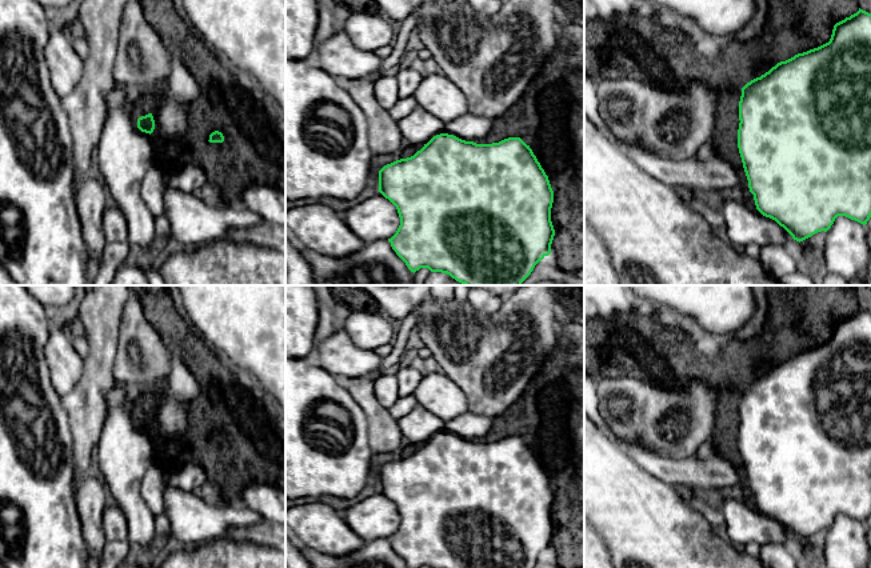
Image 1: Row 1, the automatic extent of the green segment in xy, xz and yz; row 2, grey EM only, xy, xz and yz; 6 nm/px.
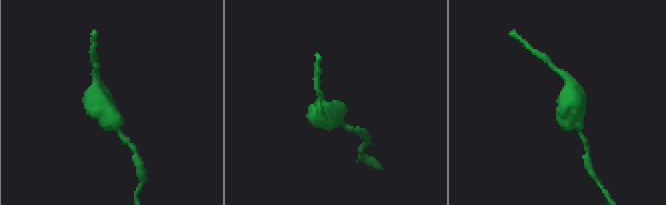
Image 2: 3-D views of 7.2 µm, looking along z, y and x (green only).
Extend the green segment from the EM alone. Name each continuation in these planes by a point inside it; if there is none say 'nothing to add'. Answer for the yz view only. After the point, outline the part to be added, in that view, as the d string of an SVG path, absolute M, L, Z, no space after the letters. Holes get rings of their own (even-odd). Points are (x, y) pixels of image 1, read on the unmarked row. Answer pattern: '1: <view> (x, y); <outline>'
nothing to add

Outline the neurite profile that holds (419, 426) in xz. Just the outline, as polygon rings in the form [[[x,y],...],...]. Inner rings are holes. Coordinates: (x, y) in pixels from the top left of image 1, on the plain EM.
[[[415,407],[397,420],[403,437],[411,444],[424,444],[433,435],[444,432],[446,421],[431,413],[427,408]]]

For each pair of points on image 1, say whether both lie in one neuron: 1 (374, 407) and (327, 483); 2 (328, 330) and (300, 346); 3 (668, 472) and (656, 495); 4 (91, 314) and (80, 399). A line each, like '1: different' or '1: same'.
1: different
2: different
3: different
4: same

